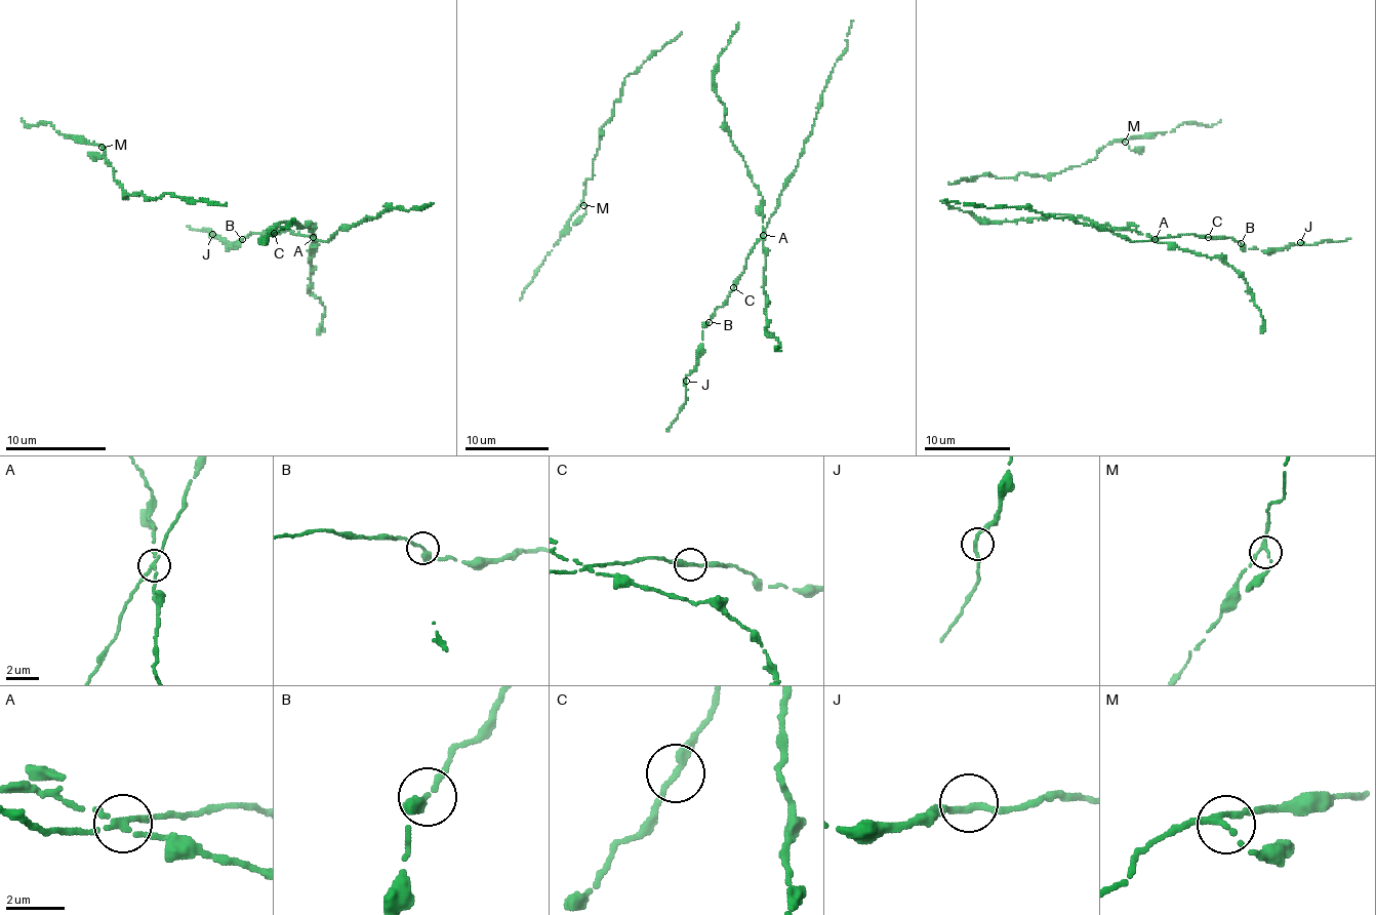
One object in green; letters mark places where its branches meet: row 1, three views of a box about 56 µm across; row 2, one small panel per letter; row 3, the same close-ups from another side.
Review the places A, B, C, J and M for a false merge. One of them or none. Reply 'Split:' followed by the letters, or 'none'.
Split: A

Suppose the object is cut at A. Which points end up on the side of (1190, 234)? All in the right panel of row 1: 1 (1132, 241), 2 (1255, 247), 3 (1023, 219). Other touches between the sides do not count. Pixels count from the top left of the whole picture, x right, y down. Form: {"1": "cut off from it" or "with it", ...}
{"1": "with it", "2": "with it", "3": "cut off from it"}

